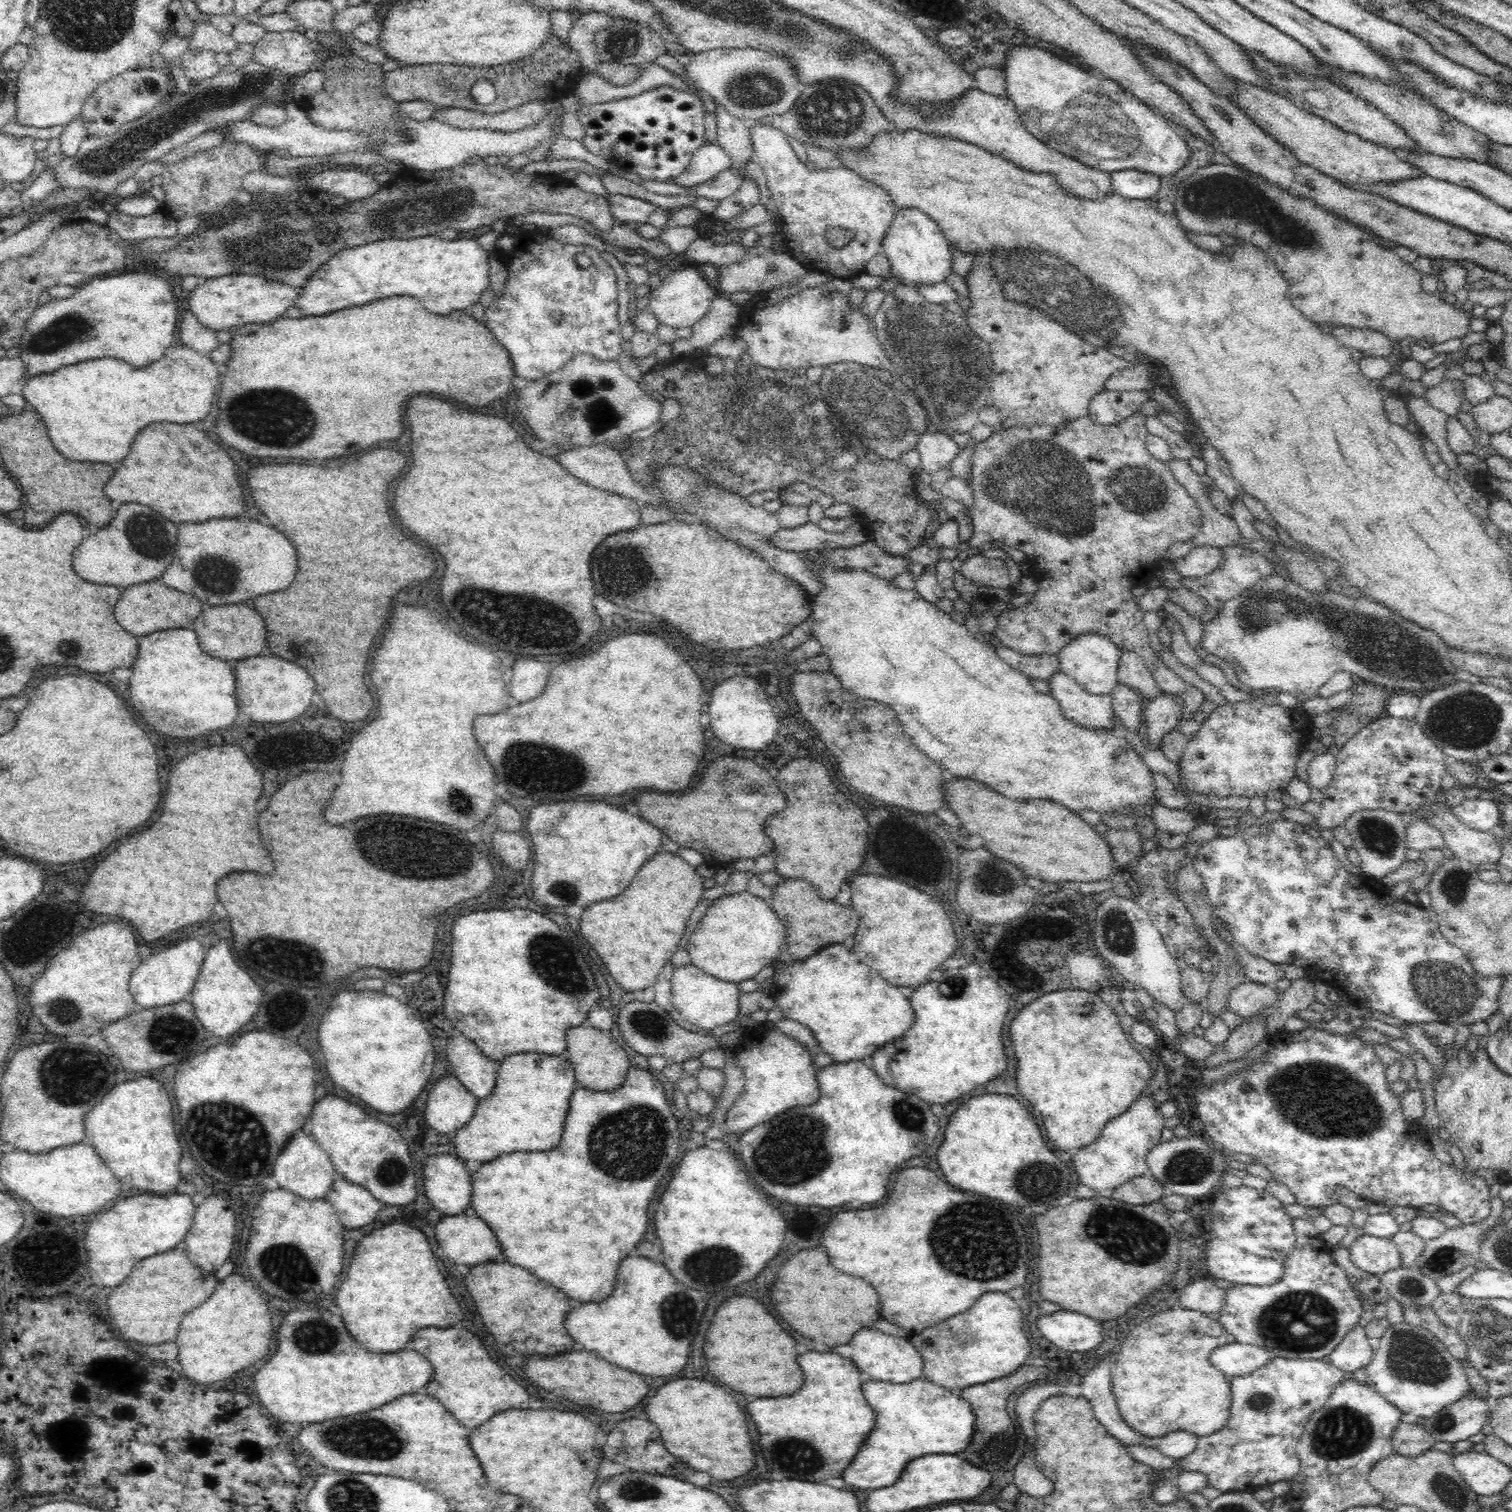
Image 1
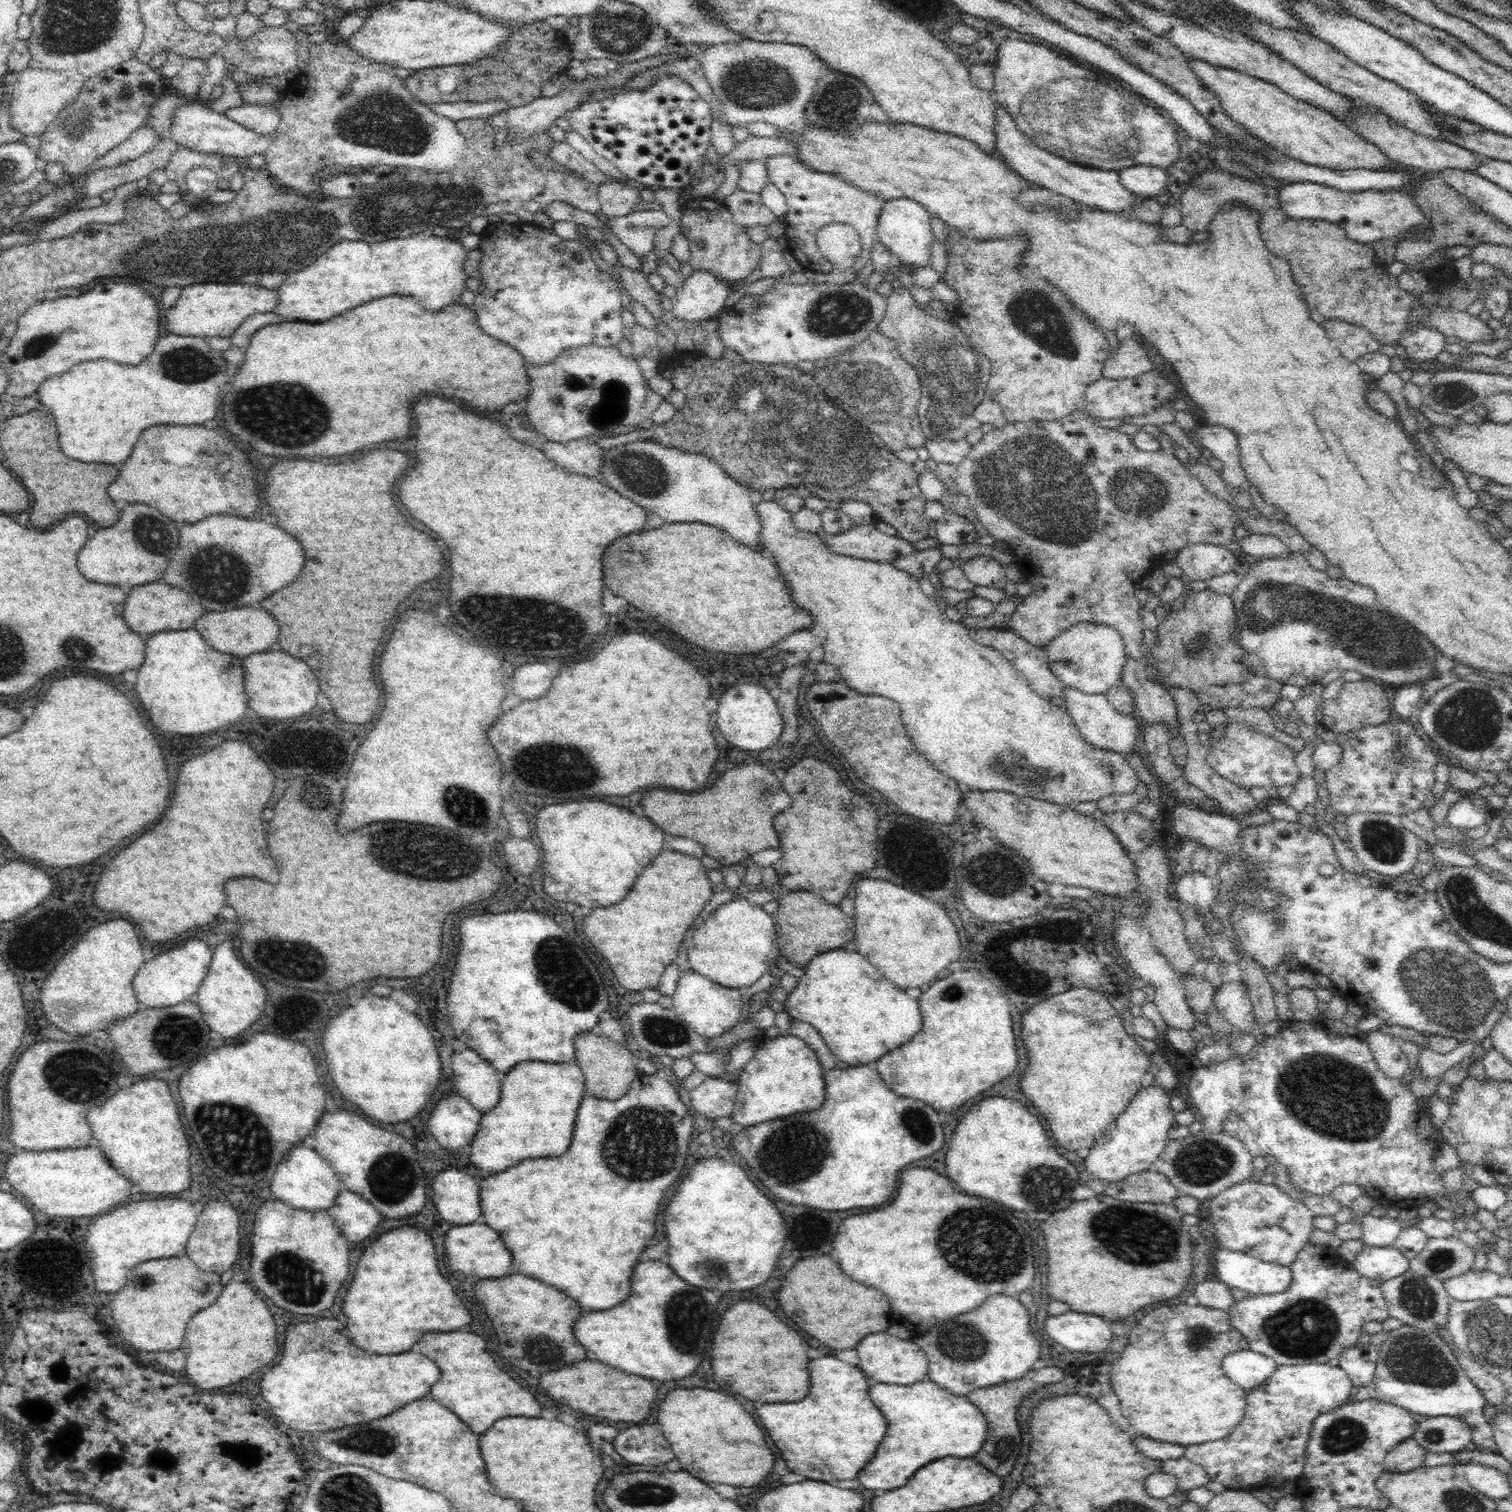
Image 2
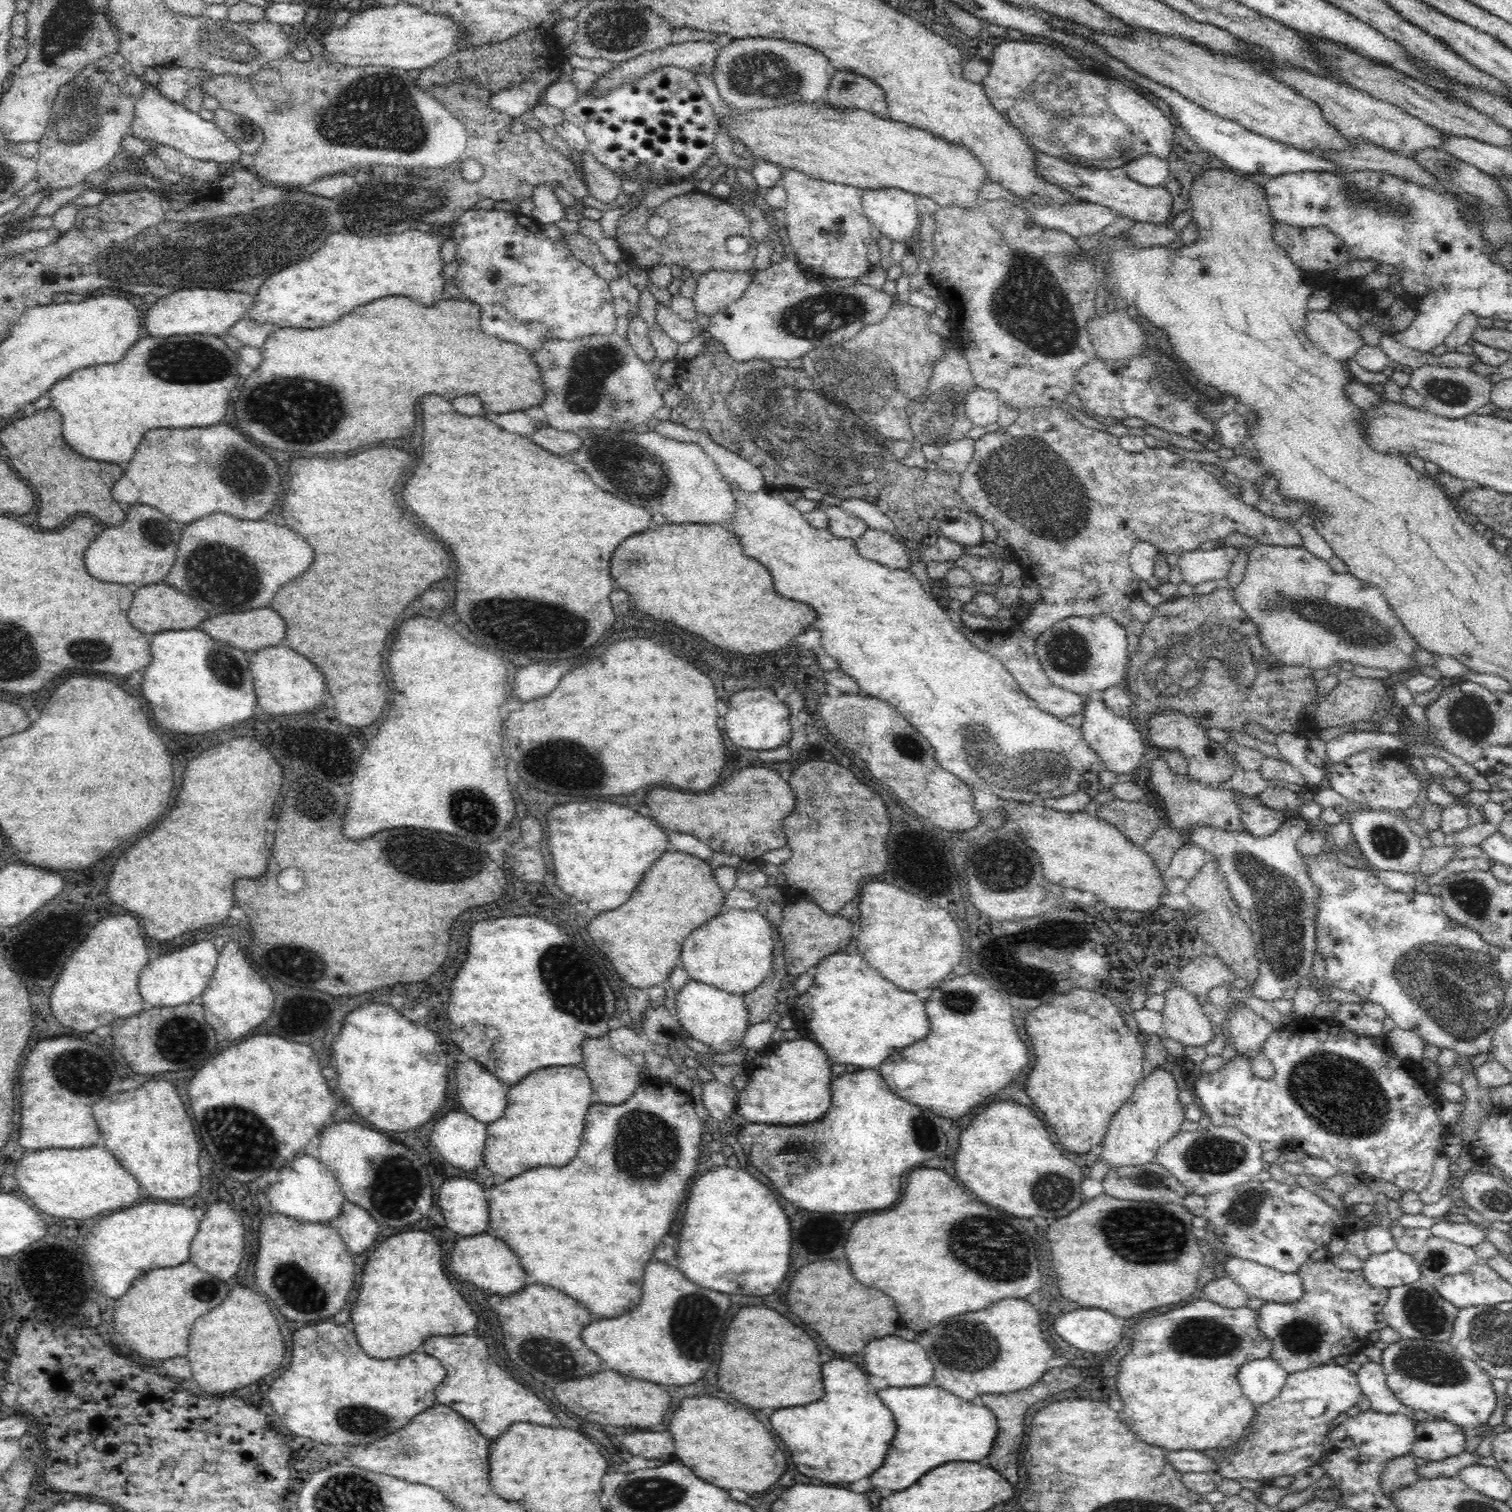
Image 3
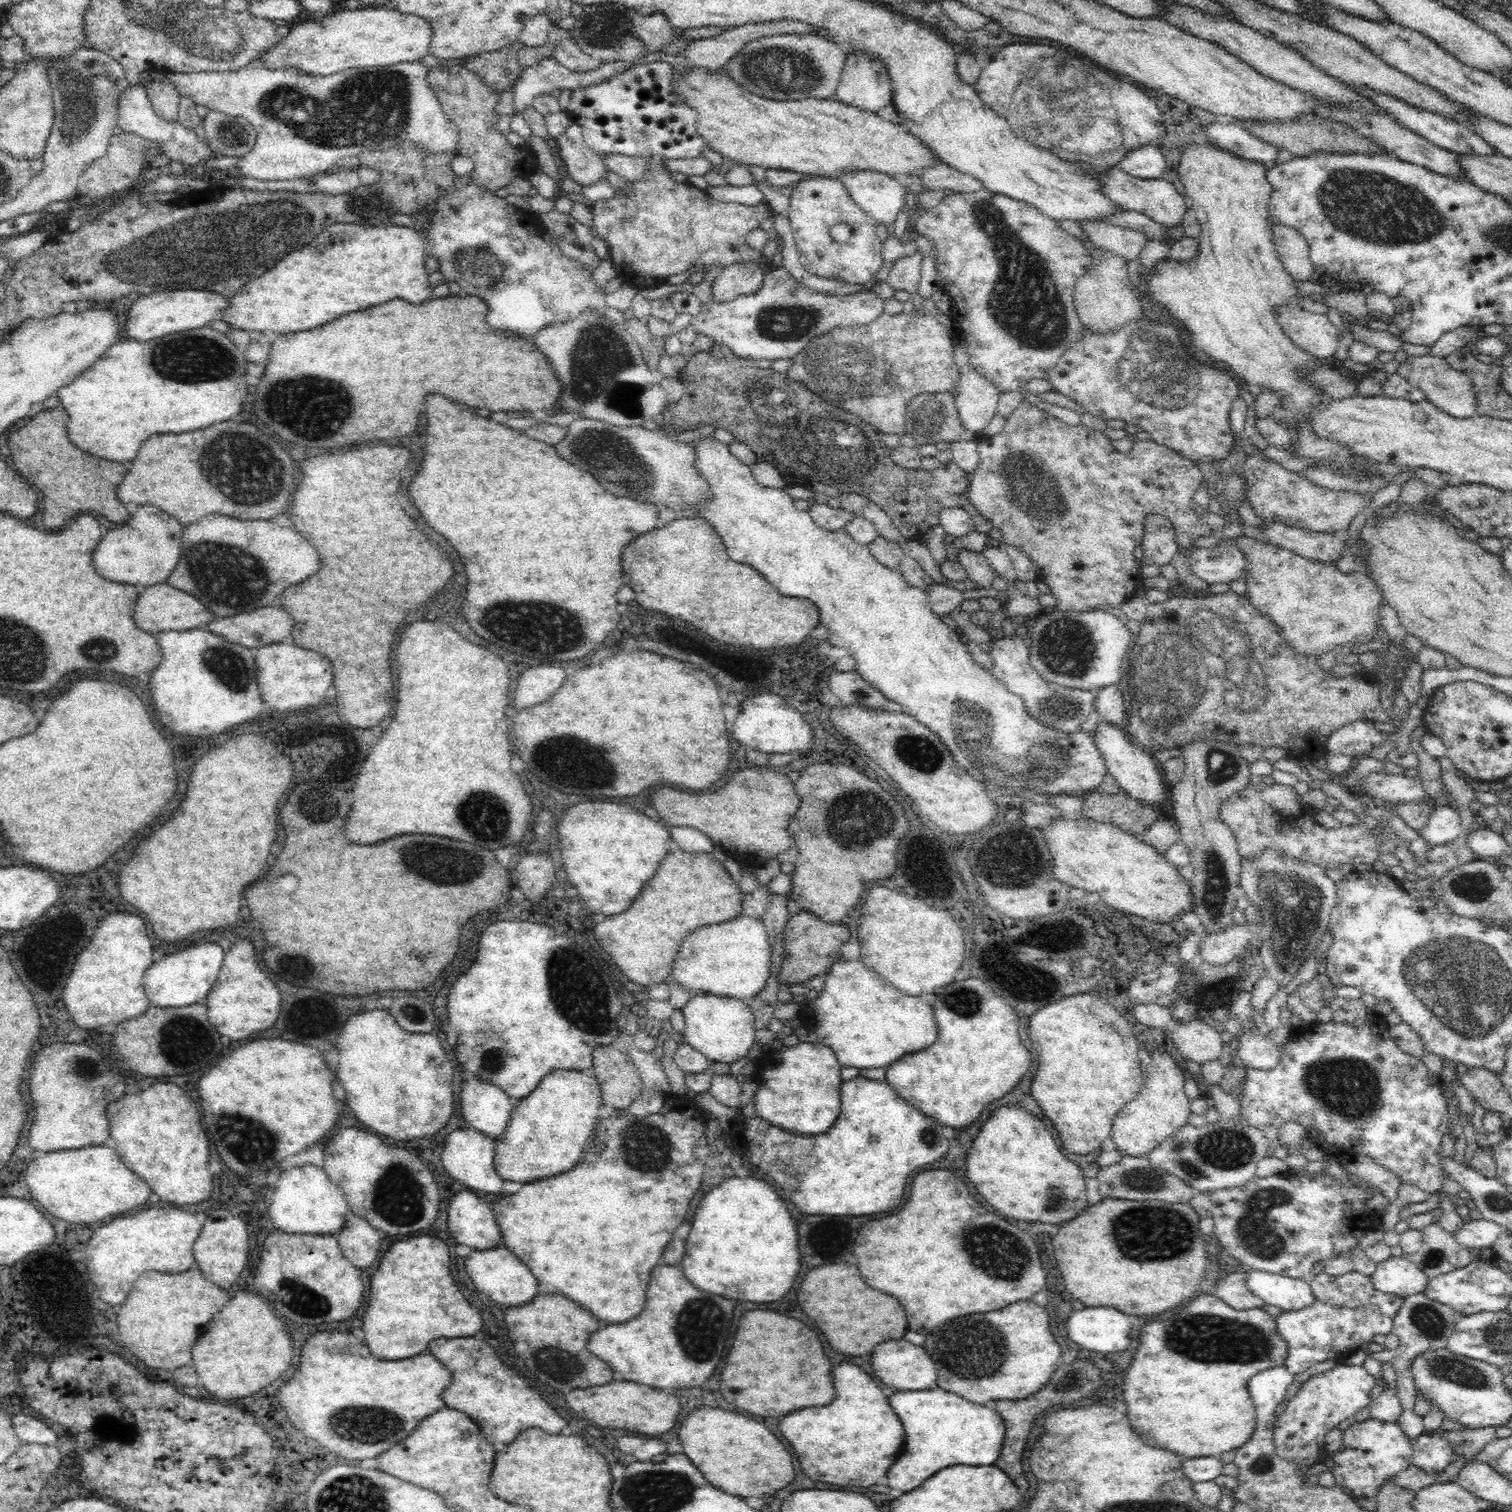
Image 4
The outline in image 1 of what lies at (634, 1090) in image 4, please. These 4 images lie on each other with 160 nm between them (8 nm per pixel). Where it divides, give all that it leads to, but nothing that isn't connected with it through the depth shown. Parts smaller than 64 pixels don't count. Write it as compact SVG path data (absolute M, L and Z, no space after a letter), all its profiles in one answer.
M582 1024L568 1028L565 1039L567 1043L565 1055L574 1068L574 1076L579 1086L594 1088L598 1091L610 1091L622 1084L624 1074L630 1068L630 1061L624 1049L609 1034Z

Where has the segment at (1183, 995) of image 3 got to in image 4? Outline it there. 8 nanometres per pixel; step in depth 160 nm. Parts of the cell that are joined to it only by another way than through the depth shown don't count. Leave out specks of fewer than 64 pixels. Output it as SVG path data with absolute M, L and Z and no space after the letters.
M1197 1013L1188 1021L1172 1020L1170 1040L1175 1044L1184 1059L1194 1062L1208 1062L1220 1059L1222 1040L1220 1028L1204 1022L1203 1014Z

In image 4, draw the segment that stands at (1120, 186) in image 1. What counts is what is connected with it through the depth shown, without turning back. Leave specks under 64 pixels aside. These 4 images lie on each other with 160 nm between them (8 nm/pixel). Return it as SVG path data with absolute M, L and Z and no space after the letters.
M1144 145L1127 152L1127 155L1117 164L1130 176L1142 180L1160 179L1166 170L1164 155L1160 146Z

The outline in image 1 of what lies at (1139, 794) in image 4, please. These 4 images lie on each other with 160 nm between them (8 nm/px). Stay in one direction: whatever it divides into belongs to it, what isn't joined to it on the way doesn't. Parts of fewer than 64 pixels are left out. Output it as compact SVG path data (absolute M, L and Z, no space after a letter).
M1056 670L1048 678L1050 695L1056 699L1062 714L1086 728L1107 728L1113 730L1112 710L1110 695L1094 696L1088 694L1070 676Z

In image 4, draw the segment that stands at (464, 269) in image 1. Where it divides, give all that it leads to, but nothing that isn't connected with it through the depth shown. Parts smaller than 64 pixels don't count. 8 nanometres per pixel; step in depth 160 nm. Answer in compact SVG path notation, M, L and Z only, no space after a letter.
M332 224L326 232L318 236L318 246L304 246L290 256L284 256L284 260L276 262L270 272L264 272L264 276L252 280L244 286L243 291L229 297L230 307L220 318L228 322L233 329L241 328L250 332L272 330L280 335L312 330L338 316L364 310L392 298L404 298L412 304L422 304L432 298L434 287L429 283L424 262L425 235L416 230L414 226L390 224L378 224L370 228L354 224Z

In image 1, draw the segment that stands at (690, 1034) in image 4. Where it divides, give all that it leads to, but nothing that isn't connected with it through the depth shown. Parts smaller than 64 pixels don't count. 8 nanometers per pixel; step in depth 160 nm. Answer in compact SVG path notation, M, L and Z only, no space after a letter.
M685 964L674 968L671 976L671 993L673 1008L680 1012L682 1018L698 1028L712 1030L736 1019L739 1012L738 986L733 982L718 980L715 976L700 970L695 964Z

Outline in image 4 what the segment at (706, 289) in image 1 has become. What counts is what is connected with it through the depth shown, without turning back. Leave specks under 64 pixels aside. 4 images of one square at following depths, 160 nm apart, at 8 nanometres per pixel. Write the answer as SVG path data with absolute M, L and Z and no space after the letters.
M735 262L711 282L710 304L726 304L737 296L756 293L761 288L764 271L757 262Z

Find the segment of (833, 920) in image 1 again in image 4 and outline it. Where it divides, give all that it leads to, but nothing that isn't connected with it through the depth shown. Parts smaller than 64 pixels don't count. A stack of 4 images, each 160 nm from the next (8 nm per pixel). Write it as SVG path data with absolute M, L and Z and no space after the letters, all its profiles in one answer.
M808 910L793 911L787 920L783 945L784 960L779 972L782 984L800 984L810 980L812 976L824 975L832 962L841 958L840 946L848 942L850 929L841 922L824 922L819 916Z

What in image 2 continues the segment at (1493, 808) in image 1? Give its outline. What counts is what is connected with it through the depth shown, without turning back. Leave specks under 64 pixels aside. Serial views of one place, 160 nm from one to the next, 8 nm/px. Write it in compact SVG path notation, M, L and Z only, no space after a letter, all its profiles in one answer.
M1465 794L1461 800L1450 806L1446 821L1447 826L1464 832L1466 829L1473 829L1488 824L1492 815L1493 811L1488 805L1477 807L1472 804L1472 800Z

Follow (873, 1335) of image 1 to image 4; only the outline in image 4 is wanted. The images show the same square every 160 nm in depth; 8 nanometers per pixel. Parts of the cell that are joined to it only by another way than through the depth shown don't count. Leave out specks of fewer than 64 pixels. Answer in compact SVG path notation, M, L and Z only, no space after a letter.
M888 1340L874 1348L872 1352L872 1368L876 1376L896 1390L931 1390L937 1387L937 1370L934 1361L923 1346L914 1346L906 1340Z

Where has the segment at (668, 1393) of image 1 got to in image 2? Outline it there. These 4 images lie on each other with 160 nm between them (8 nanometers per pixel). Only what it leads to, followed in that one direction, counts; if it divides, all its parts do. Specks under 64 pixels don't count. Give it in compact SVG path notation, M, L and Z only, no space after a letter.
M676 1388L660 1402L655 1420L682 1468L704 1482L754 1486L772 1472L774 1454L770 1454L764 1432L734 1396L708 1388Z

